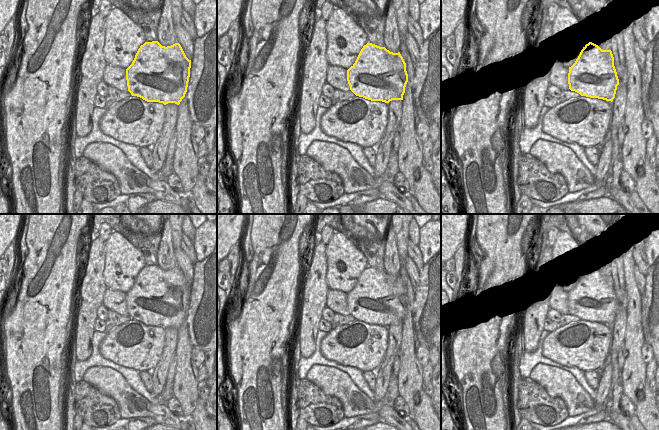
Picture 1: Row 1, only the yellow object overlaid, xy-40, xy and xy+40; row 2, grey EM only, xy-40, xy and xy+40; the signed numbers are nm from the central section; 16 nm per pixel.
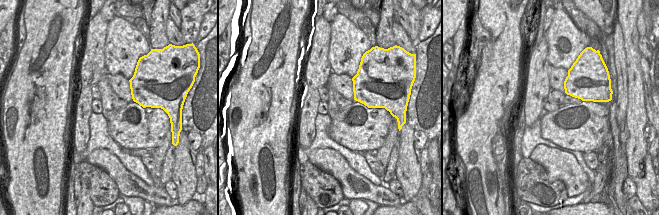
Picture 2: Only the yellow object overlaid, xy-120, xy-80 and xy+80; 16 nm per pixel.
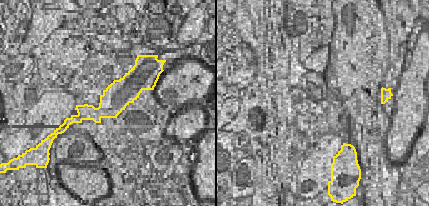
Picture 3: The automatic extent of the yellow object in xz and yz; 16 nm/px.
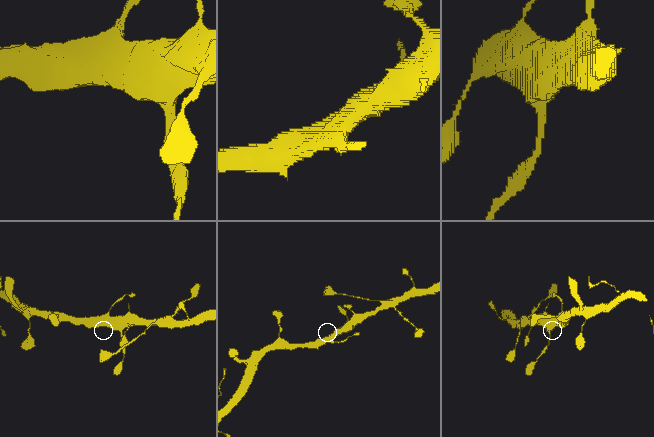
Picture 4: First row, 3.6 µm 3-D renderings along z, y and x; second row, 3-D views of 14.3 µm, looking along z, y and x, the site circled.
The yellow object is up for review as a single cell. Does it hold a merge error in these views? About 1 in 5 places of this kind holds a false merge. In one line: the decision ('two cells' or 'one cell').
one cell

